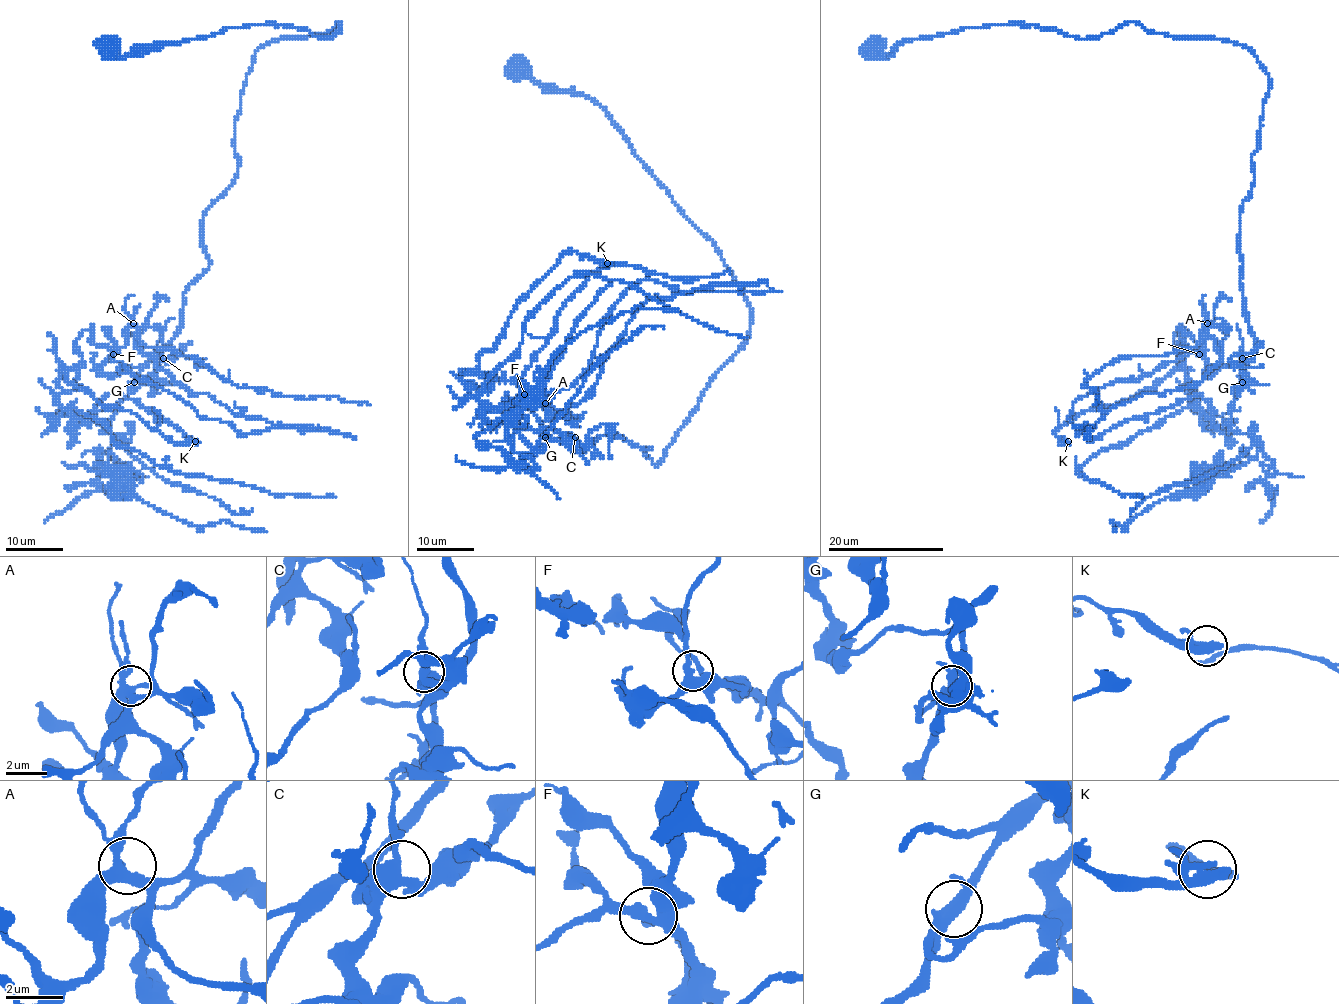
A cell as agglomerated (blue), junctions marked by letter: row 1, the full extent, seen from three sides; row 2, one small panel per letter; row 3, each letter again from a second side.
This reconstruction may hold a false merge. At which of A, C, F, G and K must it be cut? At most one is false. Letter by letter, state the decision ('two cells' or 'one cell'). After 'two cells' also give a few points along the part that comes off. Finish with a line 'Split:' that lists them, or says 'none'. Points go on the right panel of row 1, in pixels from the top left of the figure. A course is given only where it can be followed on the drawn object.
A: one cell
C: one cell
F: one cell
G: one cell
K: one cell
Split: none

